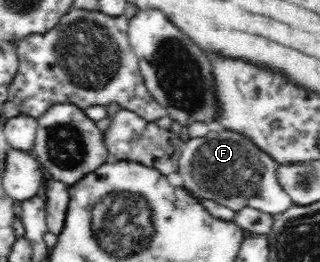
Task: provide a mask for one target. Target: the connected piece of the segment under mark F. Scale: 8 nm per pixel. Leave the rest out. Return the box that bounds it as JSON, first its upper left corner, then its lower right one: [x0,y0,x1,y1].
[178,128,294,216]

